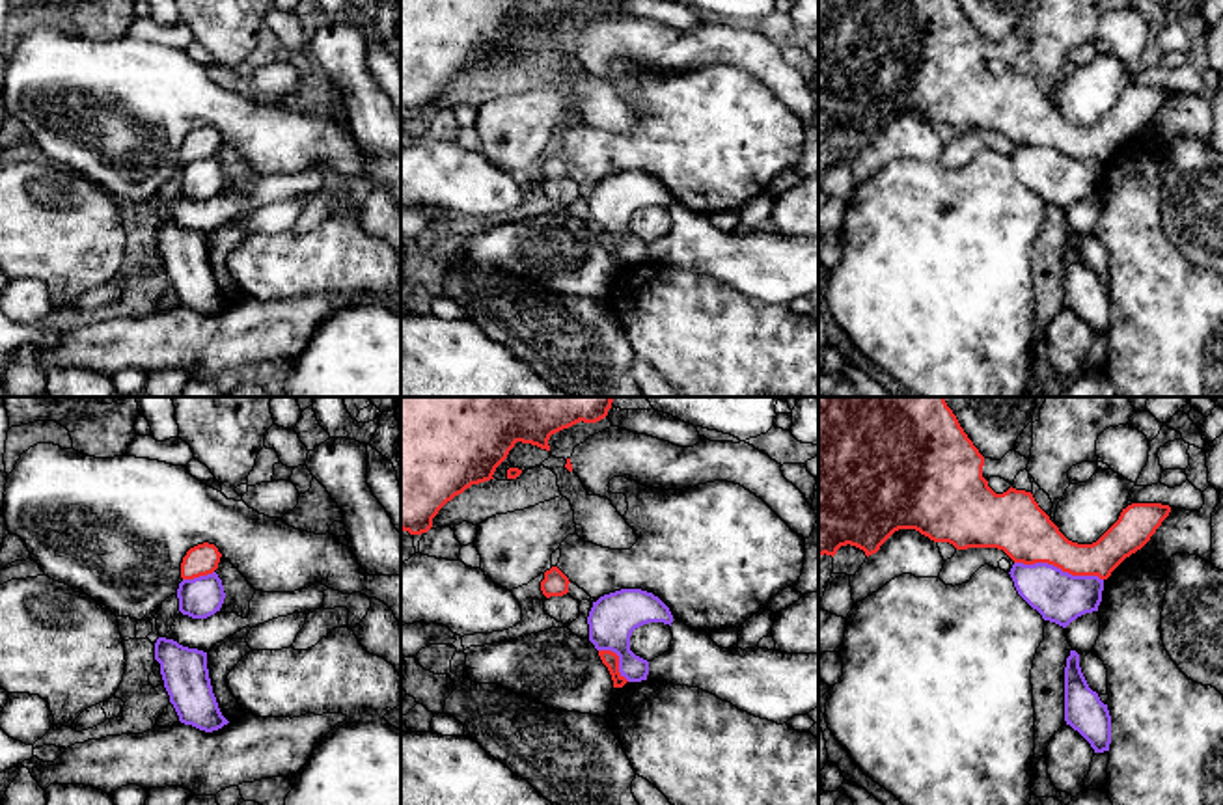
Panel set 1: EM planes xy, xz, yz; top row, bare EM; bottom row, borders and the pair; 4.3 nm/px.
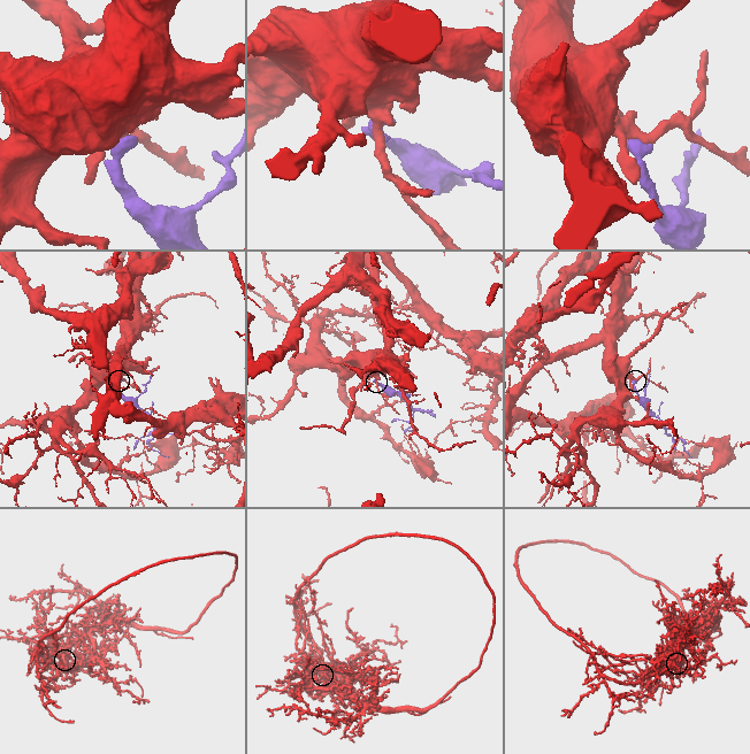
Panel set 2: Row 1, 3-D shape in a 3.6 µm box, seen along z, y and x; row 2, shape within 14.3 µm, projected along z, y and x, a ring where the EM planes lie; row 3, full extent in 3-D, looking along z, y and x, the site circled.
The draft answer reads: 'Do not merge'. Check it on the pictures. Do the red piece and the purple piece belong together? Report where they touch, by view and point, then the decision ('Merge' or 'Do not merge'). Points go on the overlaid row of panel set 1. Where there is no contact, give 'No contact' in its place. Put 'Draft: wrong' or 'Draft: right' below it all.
Touches red at yz (1059, 567). Do not merge
Draft: right

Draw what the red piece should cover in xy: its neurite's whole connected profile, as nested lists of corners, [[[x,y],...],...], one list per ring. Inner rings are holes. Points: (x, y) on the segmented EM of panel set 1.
[[[209,542],[190,548],[181,563],[181,578],[194,580],[213,574],[218,568],[220,557],[218,548]]]

